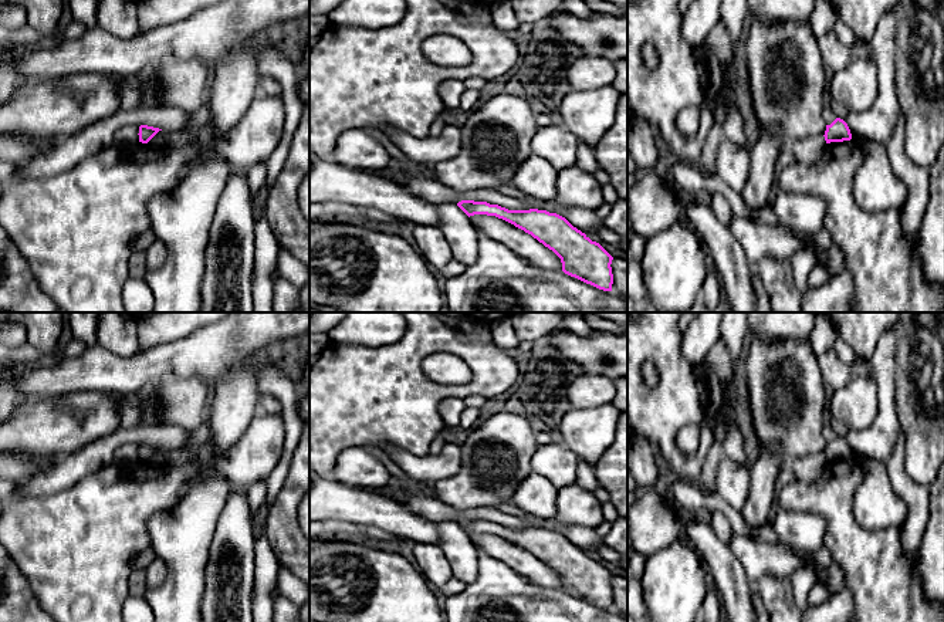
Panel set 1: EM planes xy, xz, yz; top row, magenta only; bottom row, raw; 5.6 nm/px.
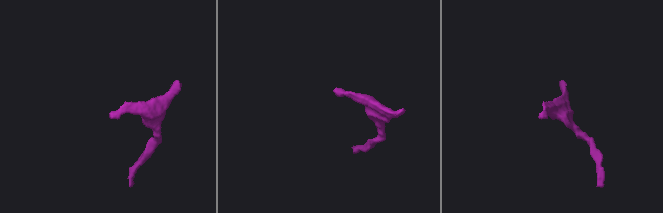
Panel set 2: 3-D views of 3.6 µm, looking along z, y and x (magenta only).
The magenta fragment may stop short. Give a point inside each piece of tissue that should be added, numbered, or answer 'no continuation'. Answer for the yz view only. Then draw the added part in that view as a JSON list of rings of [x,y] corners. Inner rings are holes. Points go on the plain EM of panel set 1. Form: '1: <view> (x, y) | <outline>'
no continuation

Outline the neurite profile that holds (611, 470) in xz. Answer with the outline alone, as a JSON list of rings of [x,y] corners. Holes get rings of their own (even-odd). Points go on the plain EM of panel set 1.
[[[627,410],[620,412],[613,443],[593,464],[593,471],[619,517],[627,518]]]

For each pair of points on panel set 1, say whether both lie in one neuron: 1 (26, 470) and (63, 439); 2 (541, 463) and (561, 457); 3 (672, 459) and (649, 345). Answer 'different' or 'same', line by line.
1: different
2: same
3: same

